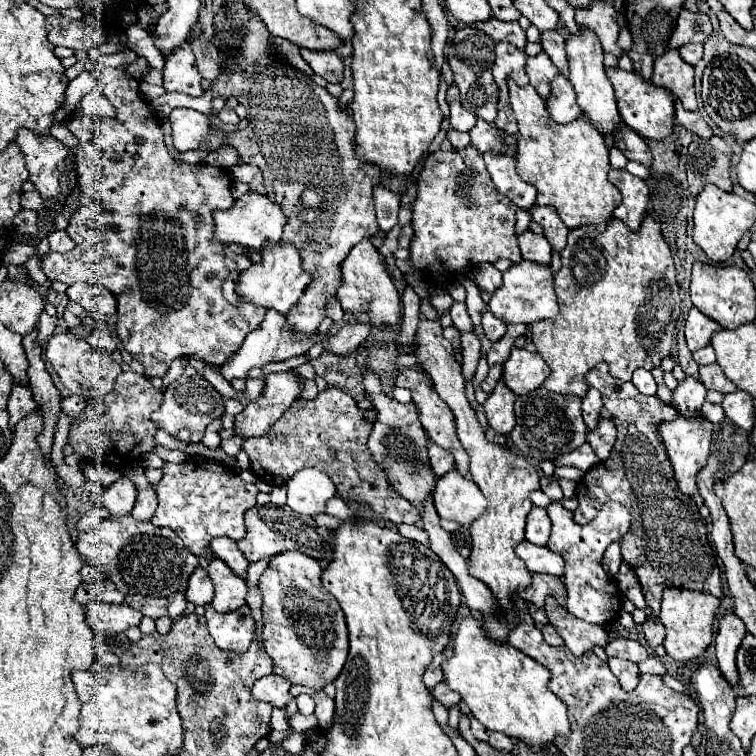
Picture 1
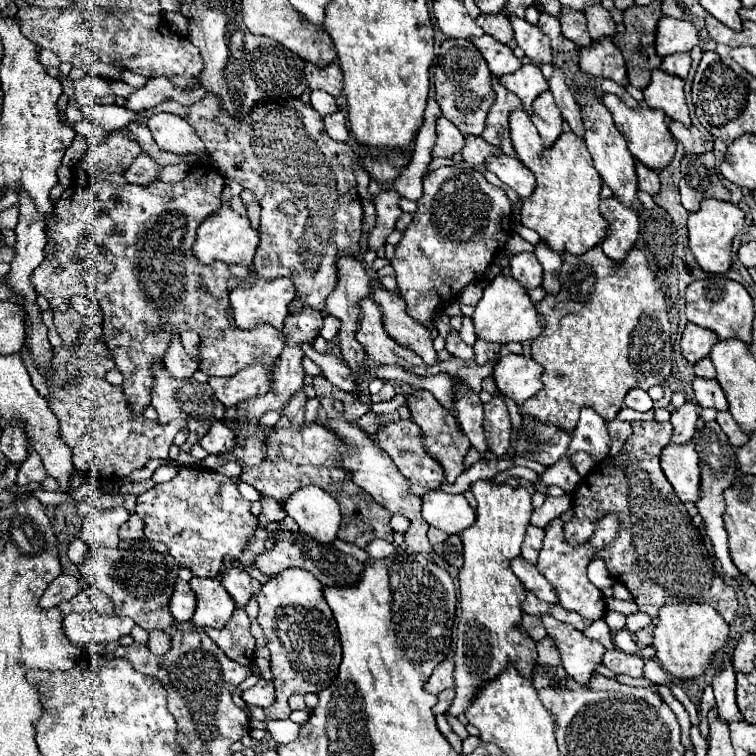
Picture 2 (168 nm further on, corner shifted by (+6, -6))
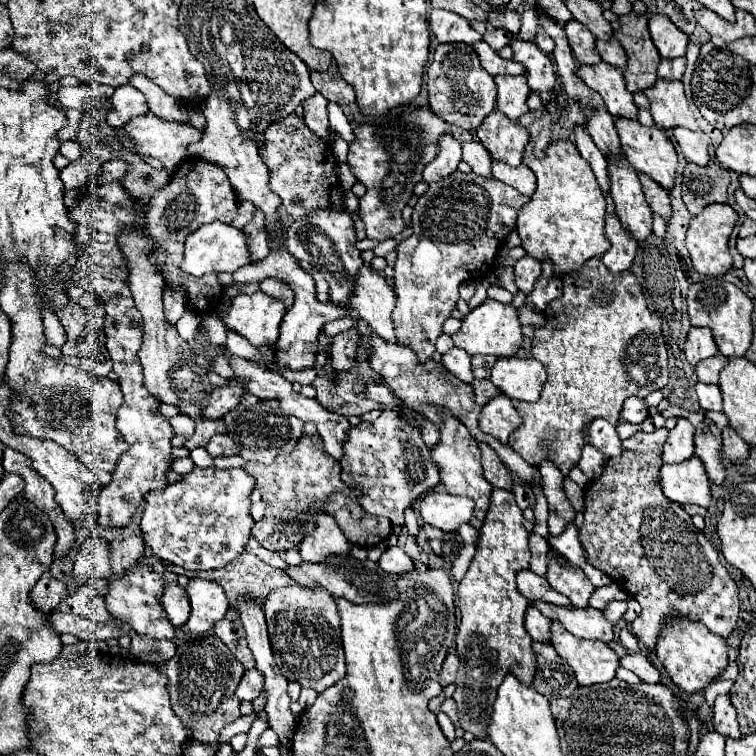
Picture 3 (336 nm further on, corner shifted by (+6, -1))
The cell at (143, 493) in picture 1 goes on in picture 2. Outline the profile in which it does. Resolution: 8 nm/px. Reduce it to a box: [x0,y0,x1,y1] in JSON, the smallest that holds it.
[120,514,144,540]

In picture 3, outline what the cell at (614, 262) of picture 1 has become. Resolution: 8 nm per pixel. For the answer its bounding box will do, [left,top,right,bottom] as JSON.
[508,257,698,475]

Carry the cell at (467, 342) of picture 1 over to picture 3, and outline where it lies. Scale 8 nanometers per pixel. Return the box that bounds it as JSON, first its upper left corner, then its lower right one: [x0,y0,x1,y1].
[478,443,512,489]

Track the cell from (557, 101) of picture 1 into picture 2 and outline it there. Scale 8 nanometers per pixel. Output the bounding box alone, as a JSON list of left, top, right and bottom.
[532,92,562,146]

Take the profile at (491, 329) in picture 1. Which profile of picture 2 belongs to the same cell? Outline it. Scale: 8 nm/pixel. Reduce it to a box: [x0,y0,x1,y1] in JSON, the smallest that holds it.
[474,340,502,366]

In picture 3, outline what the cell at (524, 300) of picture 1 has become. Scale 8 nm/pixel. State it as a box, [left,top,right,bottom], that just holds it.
[450,299,524,357]

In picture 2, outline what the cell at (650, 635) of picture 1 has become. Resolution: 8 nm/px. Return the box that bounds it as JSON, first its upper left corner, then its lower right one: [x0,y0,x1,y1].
[564,420,738,644]

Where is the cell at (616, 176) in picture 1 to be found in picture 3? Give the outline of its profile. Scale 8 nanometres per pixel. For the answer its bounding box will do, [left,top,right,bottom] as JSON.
[602,213,638,273]

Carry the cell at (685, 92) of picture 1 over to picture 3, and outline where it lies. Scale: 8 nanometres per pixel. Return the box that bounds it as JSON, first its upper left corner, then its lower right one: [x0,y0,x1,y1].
[644,79,698,131]

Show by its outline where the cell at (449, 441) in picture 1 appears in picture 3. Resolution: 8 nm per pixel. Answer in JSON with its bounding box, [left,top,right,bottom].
[430,415,493,529]

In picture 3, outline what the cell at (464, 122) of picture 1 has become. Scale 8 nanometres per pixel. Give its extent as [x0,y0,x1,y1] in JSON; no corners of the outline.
[422,133,462,183]

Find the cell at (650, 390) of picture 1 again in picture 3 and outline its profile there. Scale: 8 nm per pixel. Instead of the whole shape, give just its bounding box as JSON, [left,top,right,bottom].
[622,397,648,423]

